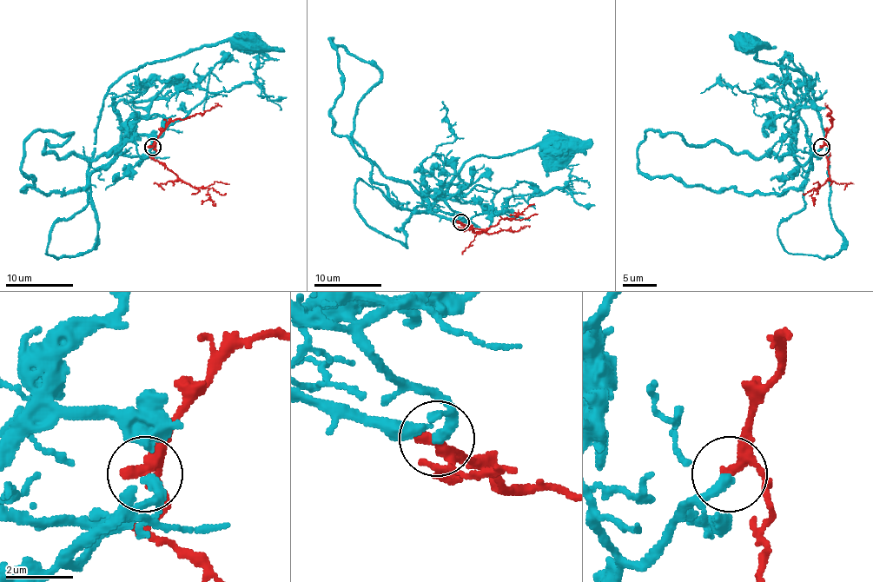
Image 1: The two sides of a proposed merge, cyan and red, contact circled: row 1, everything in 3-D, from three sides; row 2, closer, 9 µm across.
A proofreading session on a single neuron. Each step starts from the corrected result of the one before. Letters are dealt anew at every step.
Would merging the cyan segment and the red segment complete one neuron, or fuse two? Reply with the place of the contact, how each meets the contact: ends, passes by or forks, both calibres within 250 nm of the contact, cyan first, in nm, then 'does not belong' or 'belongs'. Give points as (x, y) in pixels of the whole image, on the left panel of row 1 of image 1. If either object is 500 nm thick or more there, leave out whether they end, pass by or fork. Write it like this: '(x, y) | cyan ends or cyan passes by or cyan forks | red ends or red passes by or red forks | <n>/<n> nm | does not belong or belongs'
(153, 147) | cyan ends | red passes by | 320/320 nm | does not belong

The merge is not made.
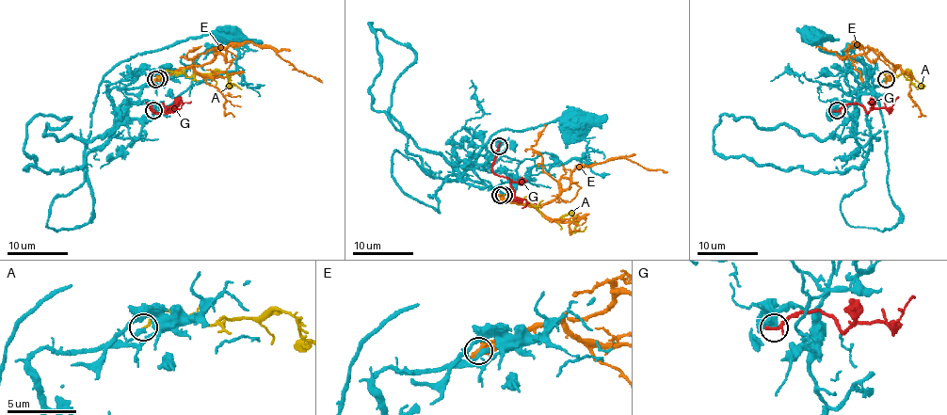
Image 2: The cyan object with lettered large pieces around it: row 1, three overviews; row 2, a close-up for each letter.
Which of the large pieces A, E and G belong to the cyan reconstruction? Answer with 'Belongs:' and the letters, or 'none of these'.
Belongs: A

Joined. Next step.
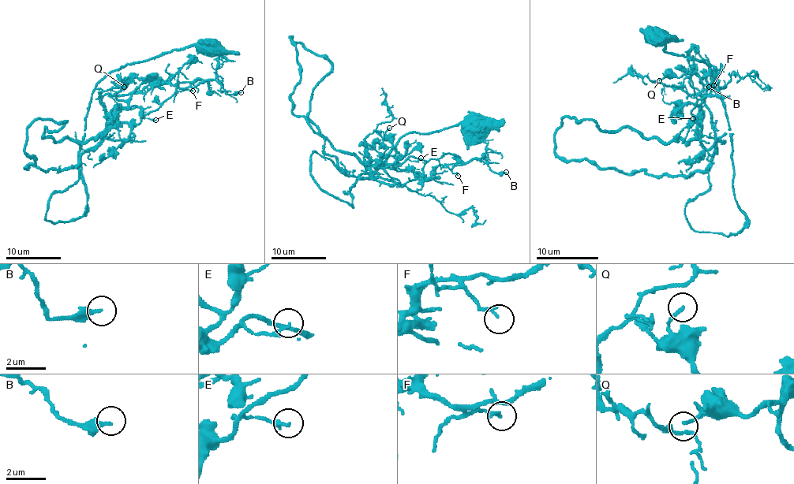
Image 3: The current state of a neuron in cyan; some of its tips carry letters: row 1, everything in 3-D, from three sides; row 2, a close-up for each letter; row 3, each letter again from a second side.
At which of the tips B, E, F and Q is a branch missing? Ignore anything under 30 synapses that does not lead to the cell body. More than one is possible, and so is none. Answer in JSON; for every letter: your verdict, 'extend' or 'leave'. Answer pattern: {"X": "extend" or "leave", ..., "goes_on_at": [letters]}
{"B": "leave", "E": "leave", "F": "leave", "Q": "leave", "goes_on_at": []}

